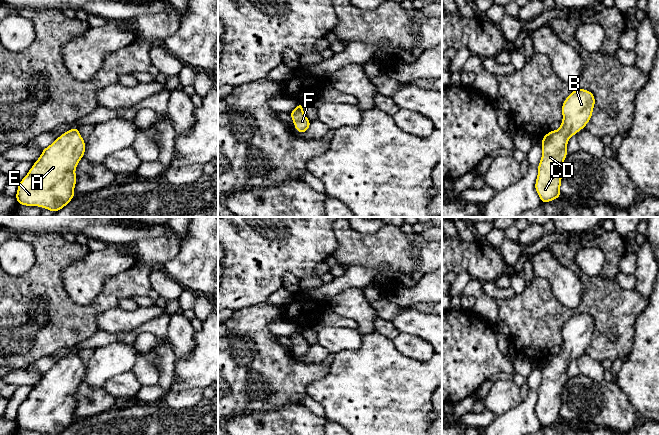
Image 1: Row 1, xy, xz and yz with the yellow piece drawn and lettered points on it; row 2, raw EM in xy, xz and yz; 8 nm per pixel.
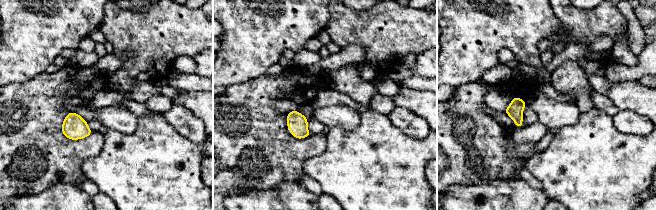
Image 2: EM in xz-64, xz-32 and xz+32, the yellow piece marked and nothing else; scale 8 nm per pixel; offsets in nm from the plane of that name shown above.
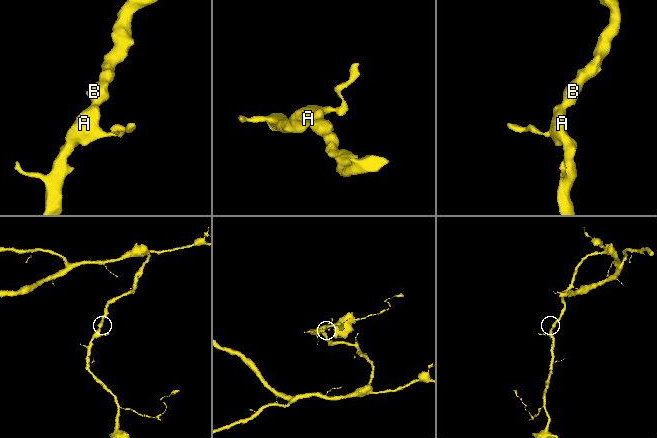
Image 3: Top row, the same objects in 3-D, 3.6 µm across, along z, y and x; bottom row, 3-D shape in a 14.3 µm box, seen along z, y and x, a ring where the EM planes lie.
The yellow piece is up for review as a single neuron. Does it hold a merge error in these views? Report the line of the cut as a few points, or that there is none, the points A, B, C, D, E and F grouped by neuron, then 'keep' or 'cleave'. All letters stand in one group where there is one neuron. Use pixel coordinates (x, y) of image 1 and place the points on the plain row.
no cut; A B C D E F; keep

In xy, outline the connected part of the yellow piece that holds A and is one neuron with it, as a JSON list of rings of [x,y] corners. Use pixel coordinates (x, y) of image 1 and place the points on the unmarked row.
[[[78,352],[68,354],[43,373],[41,380],[18,409],[15,419],[18,428],[39,430],[50,435],[59,435],[66,430],[75,419],[75,393],[79,384],[84,381],[85,373],[85,366]]]

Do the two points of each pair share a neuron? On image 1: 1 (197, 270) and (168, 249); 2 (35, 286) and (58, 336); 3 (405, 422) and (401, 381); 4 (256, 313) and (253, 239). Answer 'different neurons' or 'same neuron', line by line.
1: different neurons
2: same neuron
3: same neuron
4: different neurons

